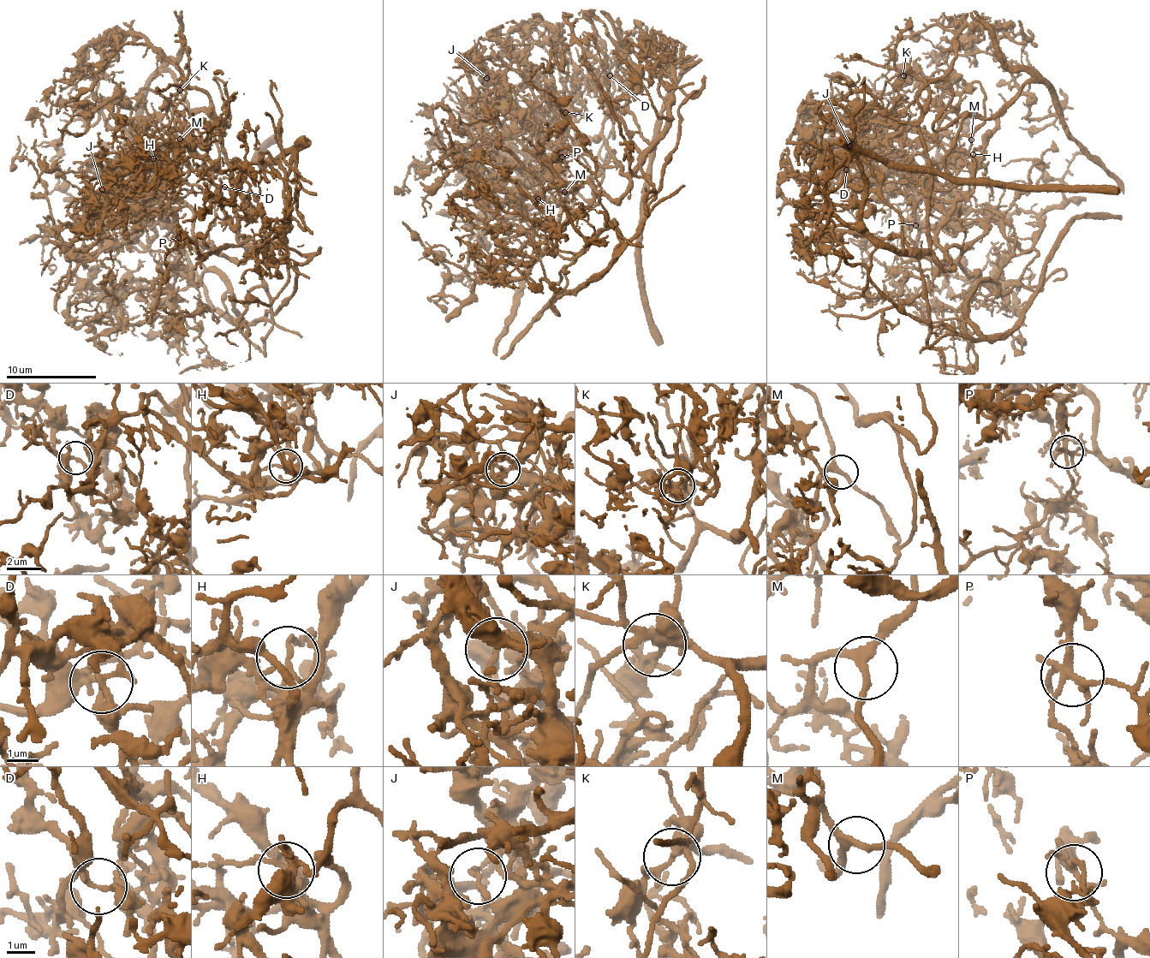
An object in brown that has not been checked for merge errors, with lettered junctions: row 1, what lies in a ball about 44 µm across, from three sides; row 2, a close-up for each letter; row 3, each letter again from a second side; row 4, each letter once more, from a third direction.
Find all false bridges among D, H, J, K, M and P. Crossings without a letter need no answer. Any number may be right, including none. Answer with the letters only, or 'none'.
D, H, J, P

